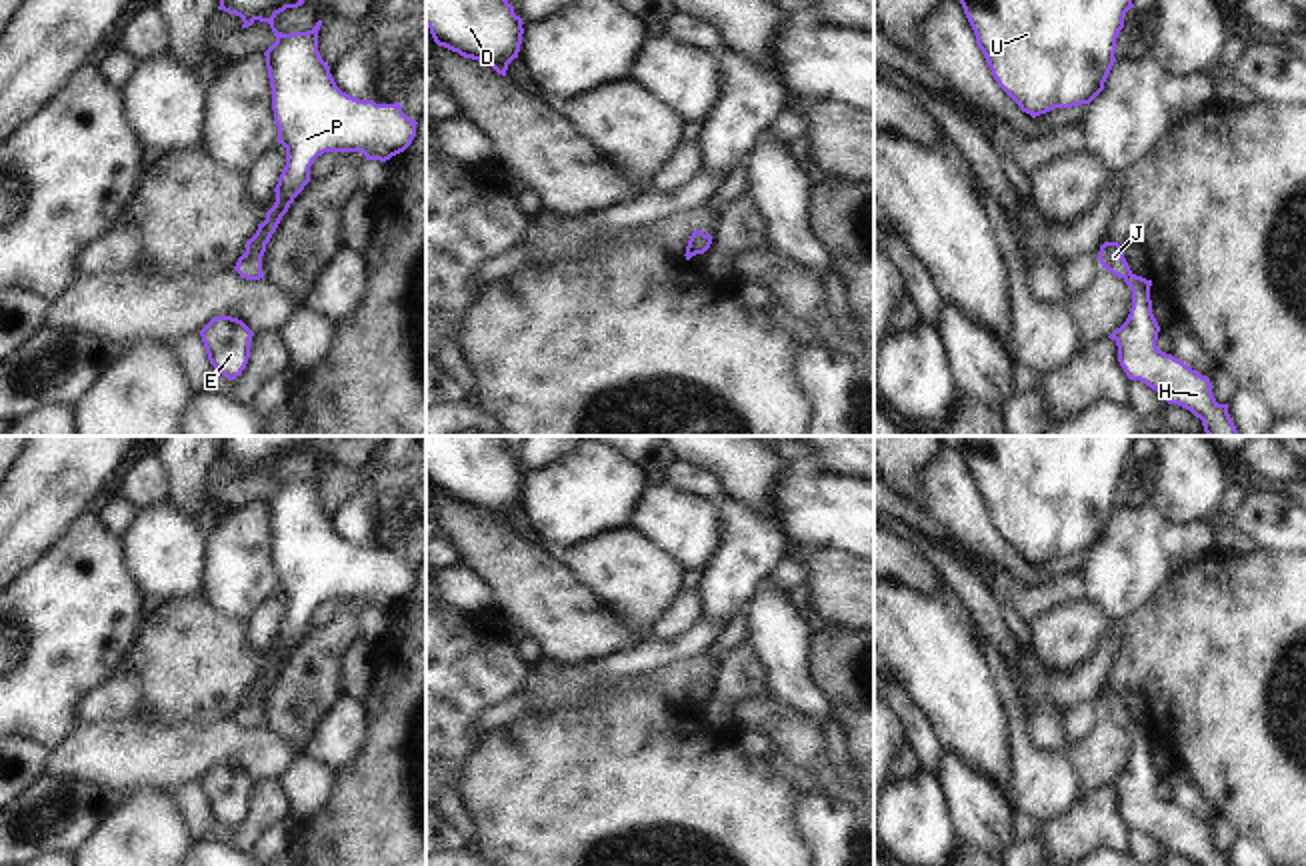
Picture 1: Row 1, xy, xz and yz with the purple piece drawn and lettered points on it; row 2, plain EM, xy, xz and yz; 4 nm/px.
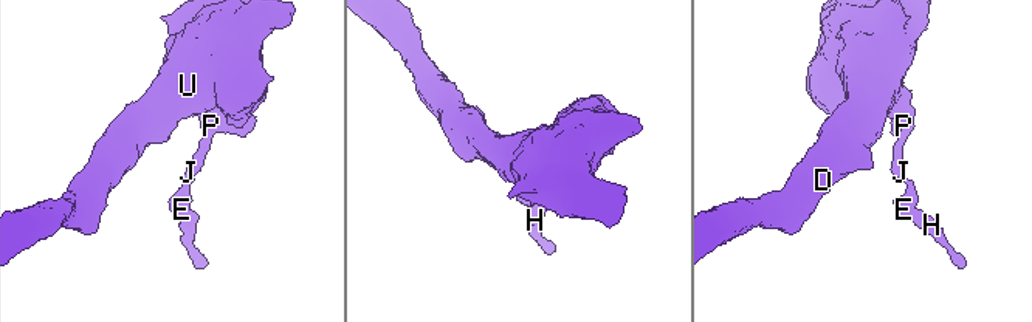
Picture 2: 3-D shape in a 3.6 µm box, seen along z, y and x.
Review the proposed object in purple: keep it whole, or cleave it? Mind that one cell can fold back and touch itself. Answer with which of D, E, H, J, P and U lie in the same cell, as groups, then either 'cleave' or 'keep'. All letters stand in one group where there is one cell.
groups D E H J P U; keep

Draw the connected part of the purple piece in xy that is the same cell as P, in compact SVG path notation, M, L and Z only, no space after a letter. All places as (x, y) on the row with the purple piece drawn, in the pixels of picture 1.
M220 0L218 10L242 18L242 28L252 26L256 20L268 22L276 42L264 52L266 68L272 88L272 110L278 126L278 144L286 148L286 166L274 188L276 202L266 212L266 220L258 224L256 234L246 242L246 252L238 258L234 270L246 280L264 278L262 256L266 244L276 232L282 216L288 212L294 198L310 182L310 166L324 152L362 152L366 160L386 162L404 152L416 136L416 120L402 112L400 102L376 104L374 100L358 100L342 92L330 66L318 52L318 30L322 20L308 32L282 34L274 28L274 18L286 8L298 8L304 0Z

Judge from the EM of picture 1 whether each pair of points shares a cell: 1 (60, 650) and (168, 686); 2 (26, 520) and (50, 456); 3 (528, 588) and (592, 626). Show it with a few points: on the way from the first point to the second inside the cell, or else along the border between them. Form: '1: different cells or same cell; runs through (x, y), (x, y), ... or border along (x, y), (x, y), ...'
1: different cells; border along (138, 626), (134, 642), (114, 668)
2: same cell; runs through (32, 504), (50, 484), (50, 472)
3: same cell; runs through (544, 600), (568, 624), (576, 626)

